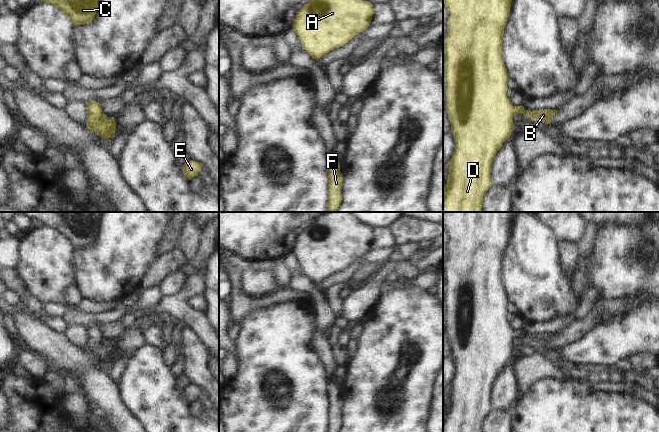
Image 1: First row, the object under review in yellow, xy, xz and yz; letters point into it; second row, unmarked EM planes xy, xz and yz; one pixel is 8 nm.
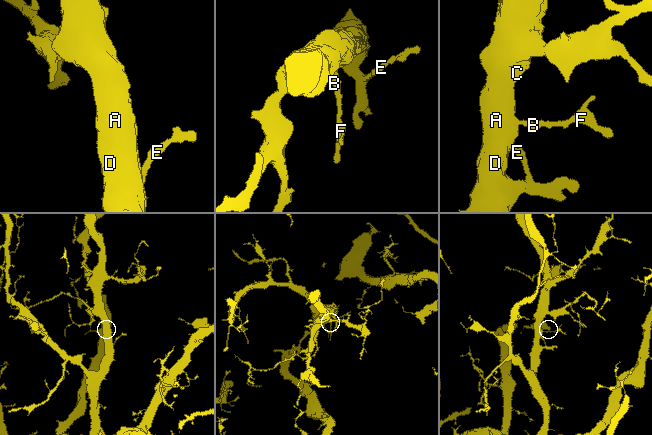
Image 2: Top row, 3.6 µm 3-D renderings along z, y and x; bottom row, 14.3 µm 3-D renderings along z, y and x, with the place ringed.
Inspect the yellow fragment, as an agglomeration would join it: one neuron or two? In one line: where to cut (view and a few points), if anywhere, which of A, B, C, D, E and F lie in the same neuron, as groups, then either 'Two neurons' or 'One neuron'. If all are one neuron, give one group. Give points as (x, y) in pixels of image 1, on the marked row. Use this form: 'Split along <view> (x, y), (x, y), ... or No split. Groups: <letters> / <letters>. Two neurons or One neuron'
No split. Groups: A B C D E F. One neuron

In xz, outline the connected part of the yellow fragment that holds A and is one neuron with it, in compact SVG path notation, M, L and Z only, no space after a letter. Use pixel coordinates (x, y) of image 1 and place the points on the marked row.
M310 0L296 12L292 30L312 59L319 59L365 31L373 14L373 5L365 0Z

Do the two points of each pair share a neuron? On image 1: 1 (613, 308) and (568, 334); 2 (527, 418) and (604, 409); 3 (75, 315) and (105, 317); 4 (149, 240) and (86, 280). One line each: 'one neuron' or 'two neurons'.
1: one neuron
2: one neuron
3: one neuron
4: one neuron

